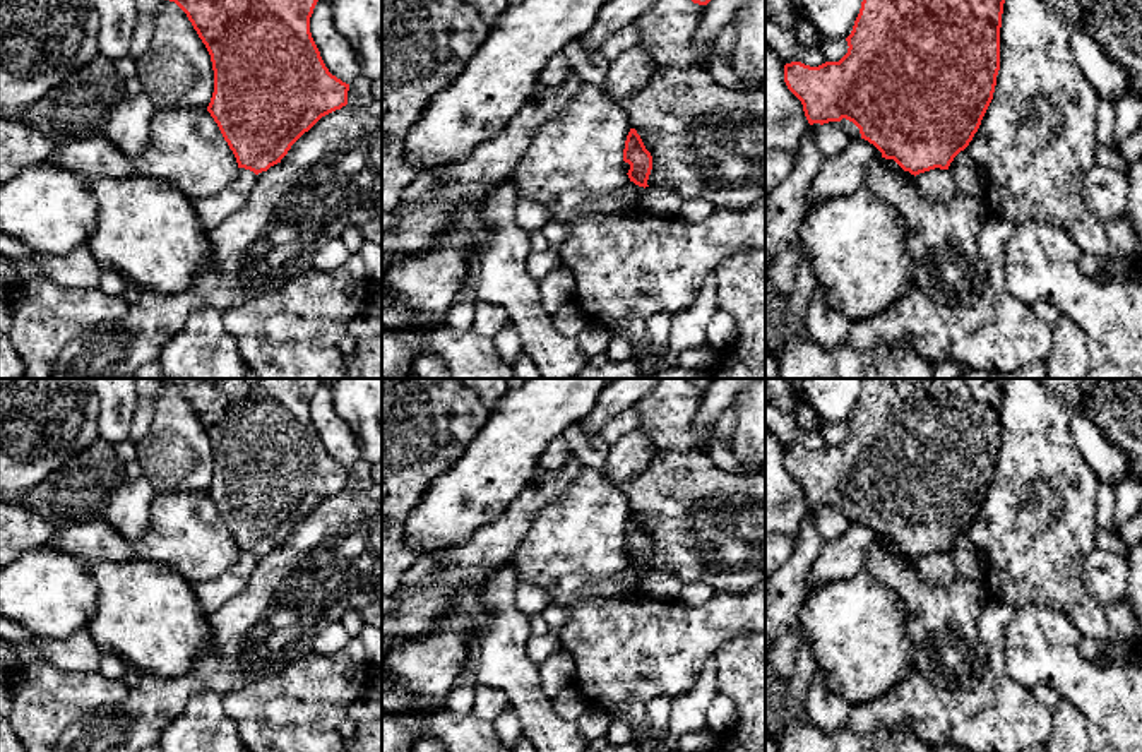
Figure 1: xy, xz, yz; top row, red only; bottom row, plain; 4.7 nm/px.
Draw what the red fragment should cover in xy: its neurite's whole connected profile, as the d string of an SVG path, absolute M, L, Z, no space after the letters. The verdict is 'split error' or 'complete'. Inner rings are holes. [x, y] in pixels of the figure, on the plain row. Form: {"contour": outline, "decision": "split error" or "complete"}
{"contour": "M163 379L188 401L205 428L214 476L207 495L238 552L255 558L281 546L322 500L348 488L349 468L329 456L310 416L317 379Z", "decision": "complete"}

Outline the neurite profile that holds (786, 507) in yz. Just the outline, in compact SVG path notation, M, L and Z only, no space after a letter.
M765 427L765 534L784 534L798 543L808 504L801 485L784 466L784 444Z

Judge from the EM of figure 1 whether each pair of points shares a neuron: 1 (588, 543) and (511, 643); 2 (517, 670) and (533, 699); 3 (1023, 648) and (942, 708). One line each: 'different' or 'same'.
1: different
2: same
3: different

